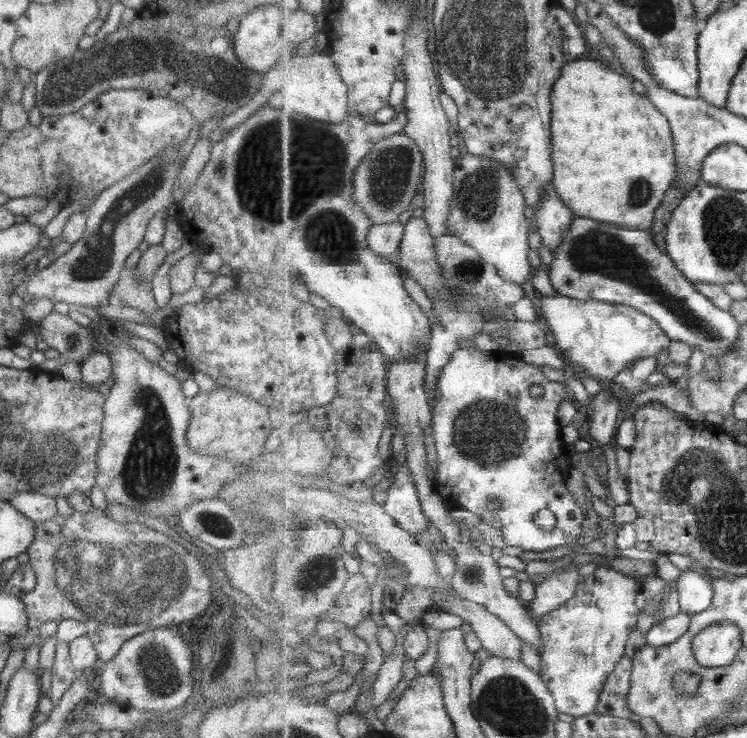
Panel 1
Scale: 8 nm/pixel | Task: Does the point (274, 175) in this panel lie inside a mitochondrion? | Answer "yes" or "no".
yes

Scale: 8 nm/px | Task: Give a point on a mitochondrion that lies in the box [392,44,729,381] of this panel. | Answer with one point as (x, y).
(597, 251)

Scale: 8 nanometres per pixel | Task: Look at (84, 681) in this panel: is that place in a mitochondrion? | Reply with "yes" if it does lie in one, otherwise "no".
no

